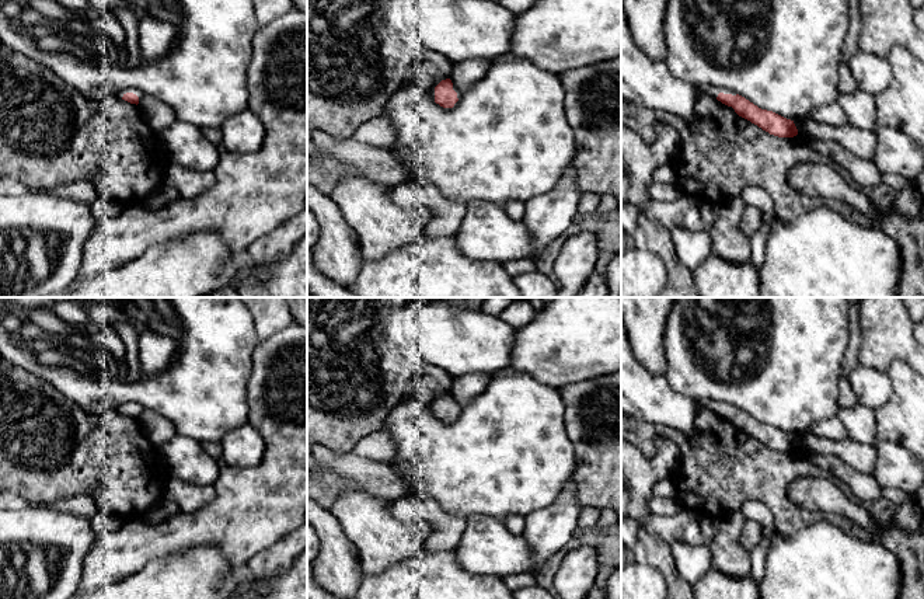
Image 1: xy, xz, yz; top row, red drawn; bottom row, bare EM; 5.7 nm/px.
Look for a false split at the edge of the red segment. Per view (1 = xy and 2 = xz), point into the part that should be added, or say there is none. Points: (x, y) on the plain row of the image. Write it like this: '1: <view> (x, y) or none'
1: xy (139, 407)
2: xz (459, 408)

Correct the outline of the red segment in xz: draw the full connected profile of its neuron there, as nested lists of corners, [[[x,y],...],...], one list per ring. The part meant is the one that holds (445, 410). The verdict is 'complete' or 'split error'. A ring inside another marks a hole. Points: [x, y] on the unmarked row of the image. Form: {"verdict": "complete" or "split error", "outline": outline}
{"verdict": "split error", "outline": [[[450,391],[442,394],[435,403],[432,403],[430,408],[435,417],[443,422],[453,422],[461,411],[461,407],[453,400]]]}

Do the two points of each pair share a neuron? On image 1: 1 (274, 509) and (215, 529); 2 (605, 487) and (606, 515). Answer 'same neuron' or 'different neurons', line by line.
1: same neuron
2: different neurons

